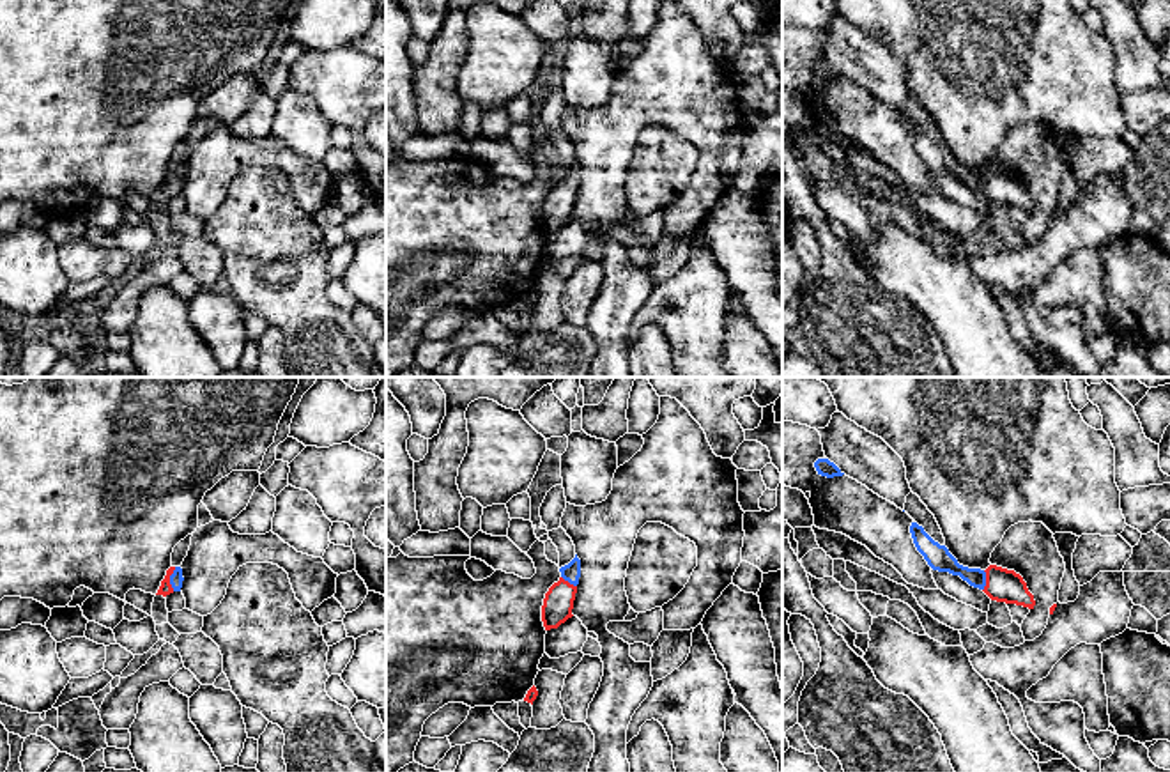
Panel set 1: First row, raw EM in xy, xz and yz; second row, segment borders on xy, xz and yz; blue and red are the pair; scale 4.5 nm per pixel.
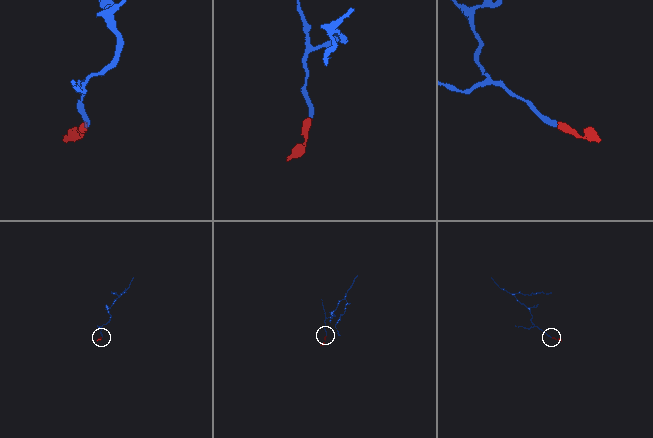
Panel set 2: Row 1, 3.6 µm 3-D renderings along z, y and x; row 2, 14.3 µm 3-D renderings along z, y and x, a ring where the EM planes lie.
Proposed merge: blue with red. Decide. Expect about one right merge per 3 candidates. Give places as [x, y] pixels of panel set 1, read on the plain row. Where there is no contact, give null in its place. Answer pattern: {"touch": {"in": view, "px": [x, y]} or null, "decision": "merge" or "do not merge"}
{"touch": {"in": "xy", "px": [170, 183]}, "decision": "merge"}

